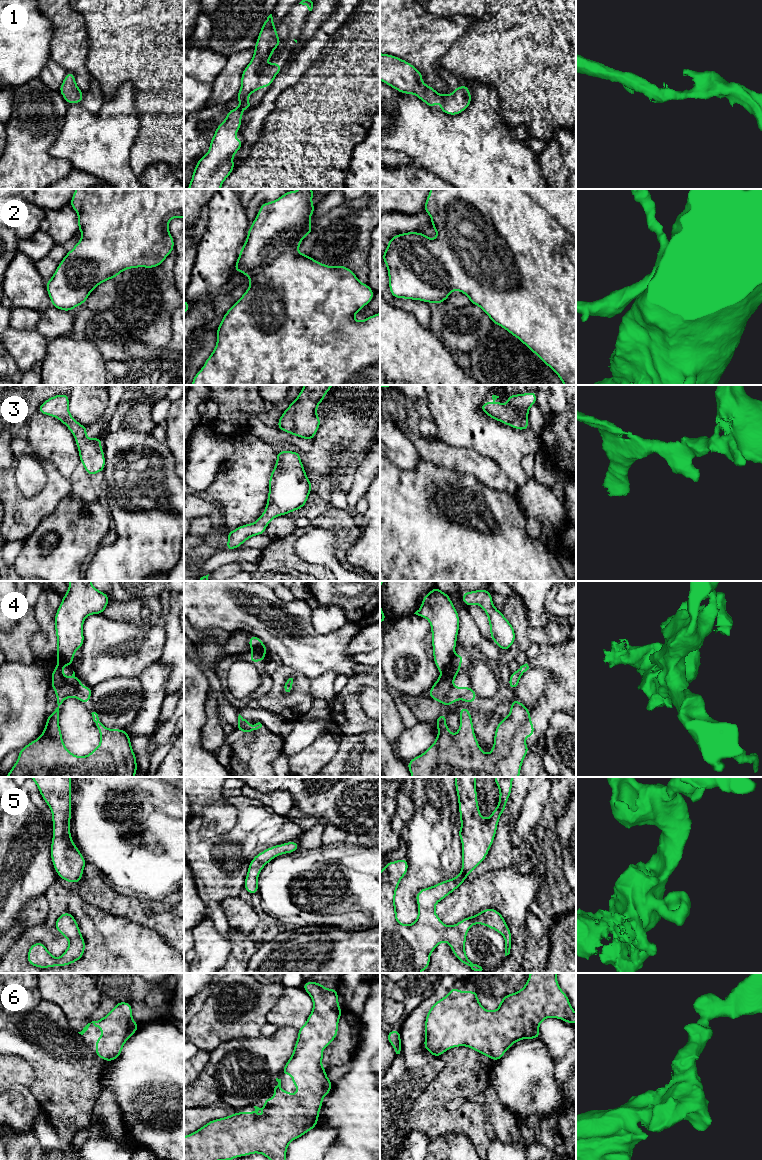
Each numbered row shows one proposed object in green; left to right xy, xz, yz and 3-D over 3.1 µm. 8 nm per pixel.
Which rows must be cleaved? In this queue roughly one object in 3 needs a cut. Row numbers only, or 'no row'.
4

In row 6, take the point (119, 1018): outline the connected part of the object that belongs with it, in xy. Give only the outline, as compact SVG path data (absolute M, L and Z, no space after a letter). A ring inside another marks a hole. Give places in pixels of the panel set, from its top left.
M117 1002L115 1007L102 1019L91 1022L99 1027L103 1036L96 1038L95 1054L108 1062L117 1059L125 1042L140 1027L132 1018L132 1004ZM88 1023L79 1034L83 1035L89 1028Z

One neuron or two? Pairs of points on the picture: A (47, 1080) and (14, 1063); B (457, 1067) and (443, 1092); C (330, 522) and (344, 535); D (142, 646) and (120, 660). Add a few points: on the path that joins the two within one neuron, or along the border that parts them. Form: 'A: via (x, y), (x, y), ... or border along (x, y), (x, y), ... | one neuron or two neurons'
A: border along (19, 1055), (34, 1073), (29, 1088) | two neurons
B: via (457, 1073), (457, 1076), (447, 1086) | one neuron
C: via (333, 524), (341, 532) | one neuron
D: via (137, 647), (133, 647), (125, 655) | one neuron

